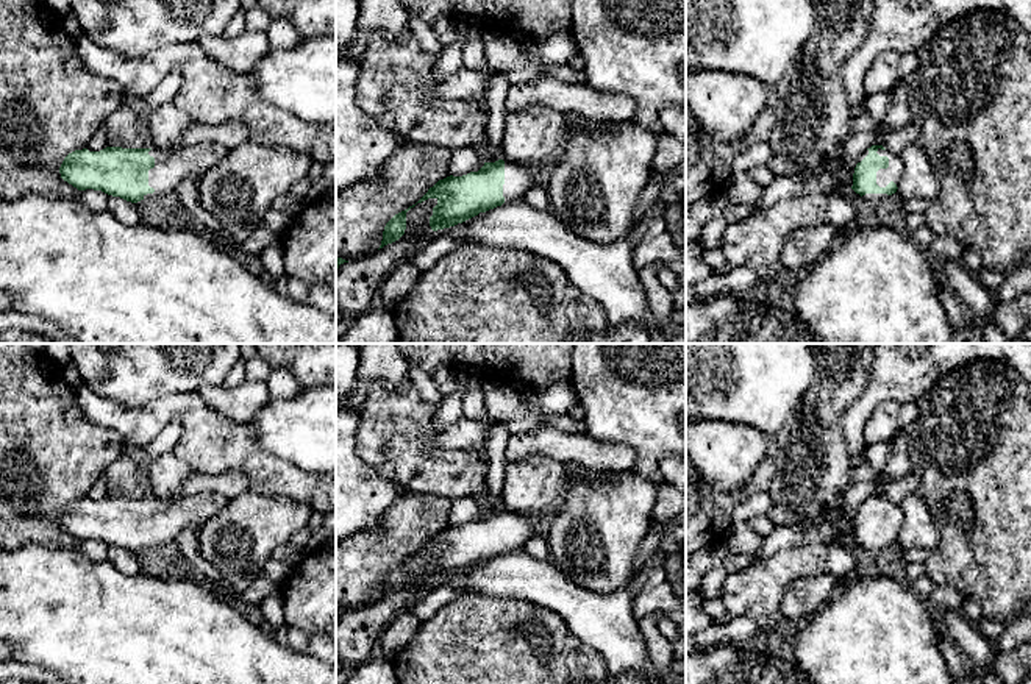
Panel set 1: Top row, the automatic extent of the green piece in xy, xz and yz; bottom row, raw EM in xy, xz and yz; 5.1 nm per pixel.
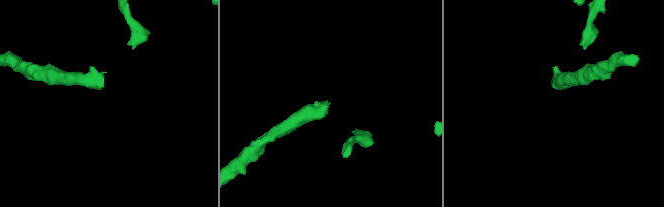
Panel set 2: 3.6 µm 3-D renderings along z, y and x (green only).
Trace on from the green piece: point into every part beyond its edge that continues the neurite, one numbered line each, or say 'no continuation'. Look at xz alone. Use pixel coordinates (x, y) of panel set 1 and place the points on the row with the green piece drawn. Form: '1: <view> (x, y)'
1: xz (519, 178)

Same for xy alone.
1: xy (171, 167)

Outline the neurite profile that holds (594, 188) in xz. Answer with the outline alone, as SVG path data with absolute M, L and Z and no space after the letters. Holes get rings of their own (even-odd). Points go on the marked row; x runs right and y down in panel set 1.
M597 122L570 131L564 145L545 183L550 212L584 239L630 239L658 136L634 122Z

